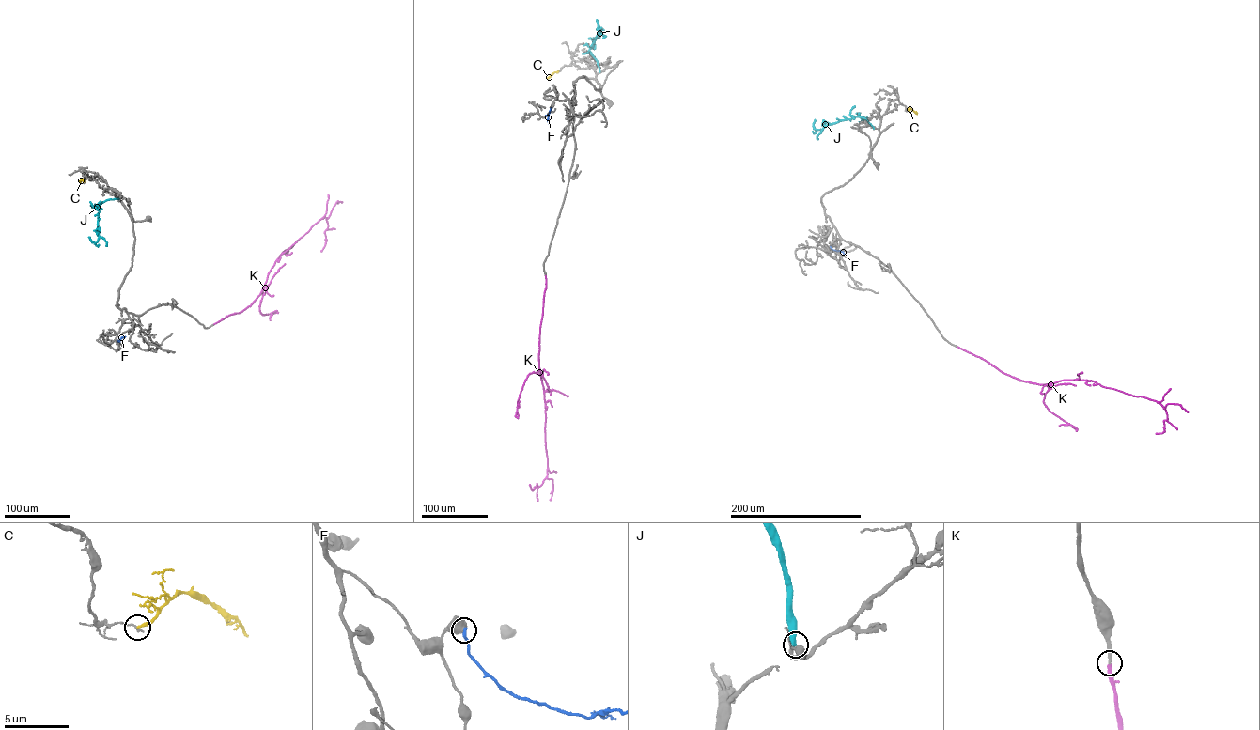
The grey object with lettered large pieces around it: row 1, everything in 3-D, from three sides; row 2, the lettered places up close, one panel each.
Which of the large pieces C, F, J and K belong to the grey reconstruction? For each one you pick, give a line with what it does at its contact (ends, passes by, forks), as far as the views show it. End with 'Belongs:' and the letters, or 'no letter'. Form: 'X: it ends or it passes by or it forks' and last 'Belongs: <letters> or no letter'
K: it ends
Belongs: K

